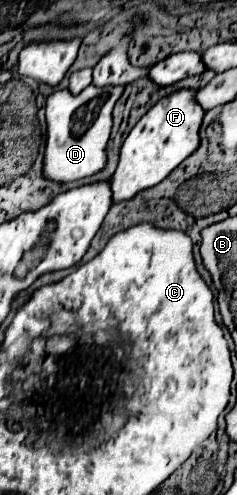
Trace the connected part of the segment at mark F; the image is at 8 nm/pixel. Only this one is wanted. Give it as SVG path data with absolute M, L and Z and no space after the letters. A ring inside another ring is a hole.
M182 88L164 96L158 104L154 104L130 130L128 138L120 150L120 162L112 176L112 192L114 202L128 200L136 192L156 186L162 178L166 178L180 162L184 162L192 152L200 146L200 126L204 118L204 108L196 102L198 90Z

